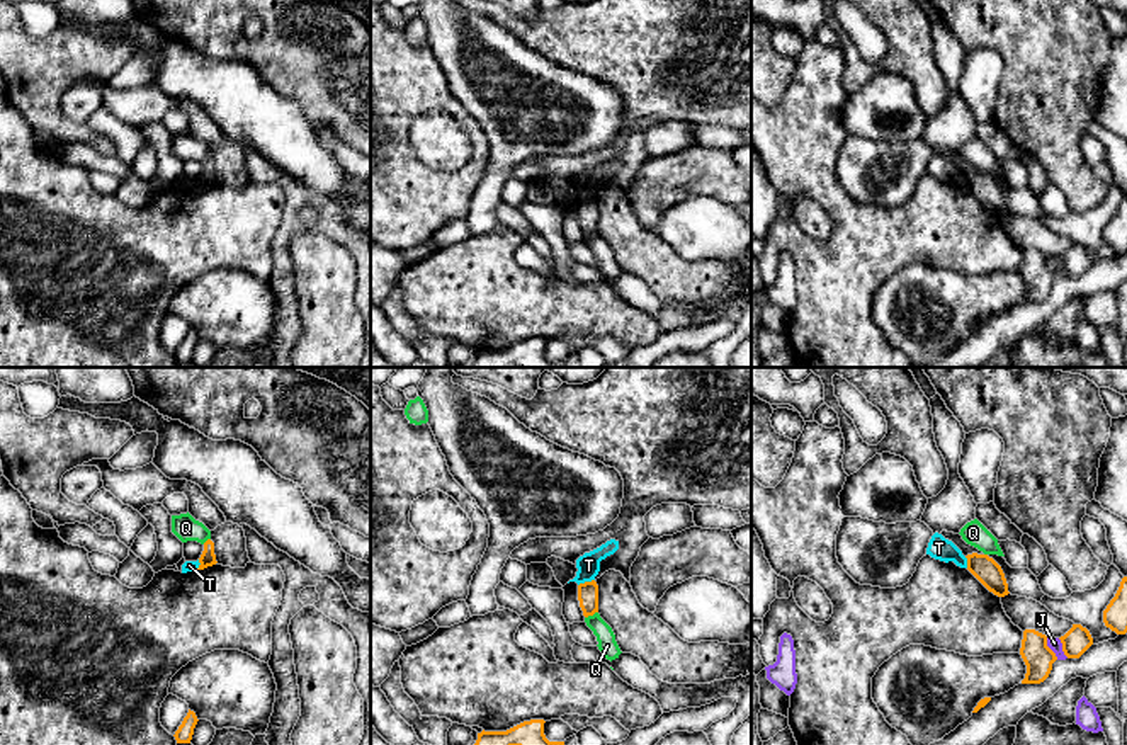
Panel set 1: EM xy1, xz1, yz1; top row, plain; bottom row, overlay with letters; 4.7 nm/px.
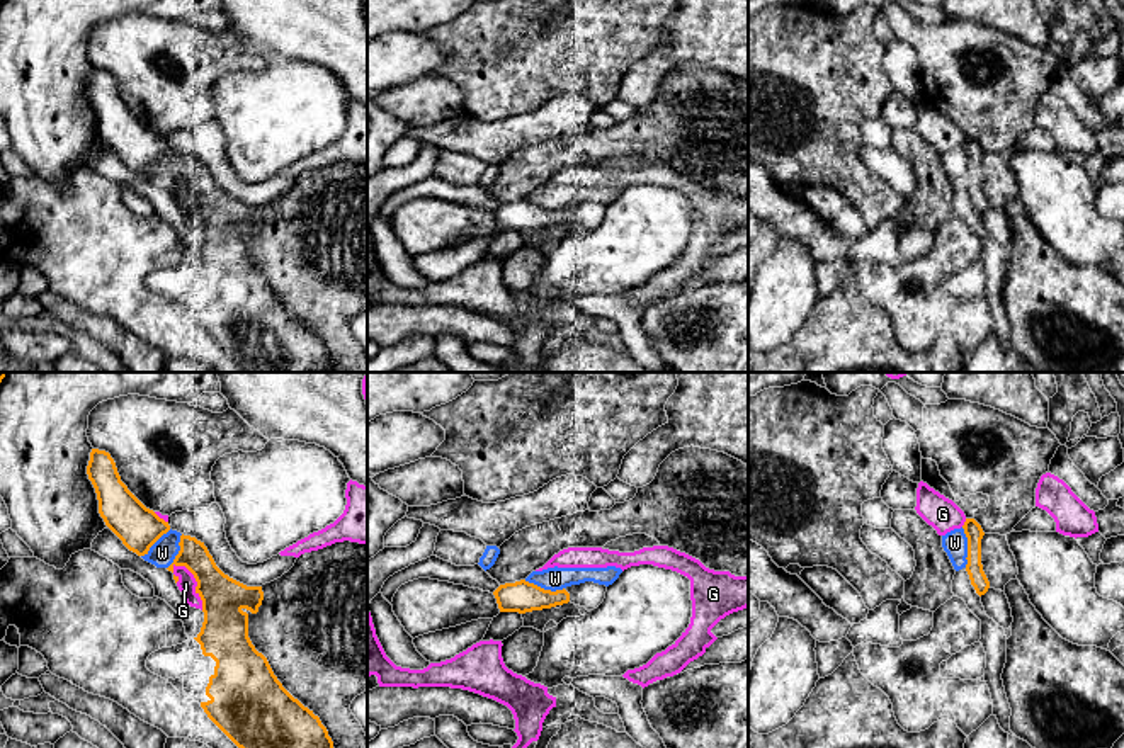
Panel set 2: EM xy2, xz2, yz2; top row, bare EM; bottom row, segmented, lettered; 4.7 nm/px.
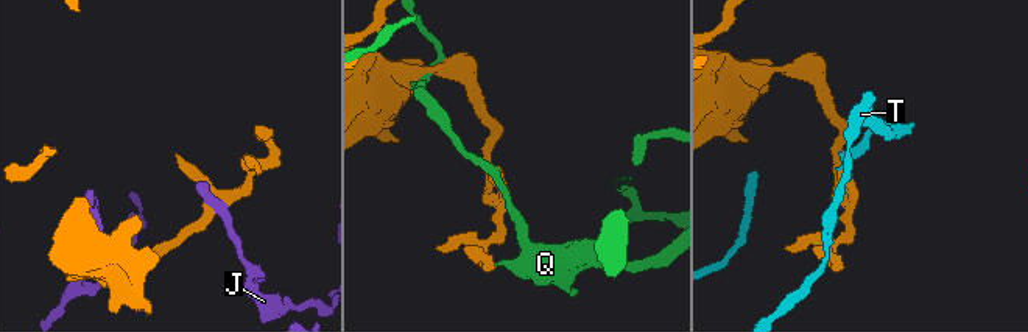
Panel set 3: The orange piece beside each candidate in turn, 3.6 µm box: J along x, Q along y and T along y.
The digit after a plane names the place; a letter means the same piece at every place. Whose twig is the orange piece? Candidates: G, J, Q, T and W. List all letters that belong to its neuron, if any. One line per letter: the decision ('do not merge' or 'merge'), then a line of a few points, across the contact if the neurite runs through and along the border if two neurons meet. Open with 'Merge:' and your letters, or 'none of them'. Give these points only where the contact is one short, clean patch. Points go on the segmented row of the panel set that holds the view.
Merge: none of them
G: do not merge
J: do not merge | yz1 (1046, 638), (1046, 643), (1058, 659)
Q: do not merge
T: do not merge | xz1 (594, 579), (578, 585)
W: do not merge

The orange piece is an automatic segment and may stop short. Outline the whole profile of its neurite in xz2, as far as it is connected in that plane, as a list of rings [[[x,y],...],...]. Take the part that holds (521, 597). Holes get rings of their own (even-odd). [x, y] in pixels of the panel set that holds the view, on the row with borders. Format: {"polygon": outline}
{"polygon": [[[525,580],[500,585],[493,592],[500,614],[493,617],[481,641],[503,641],[524,627],[522,615],[532,610],[551,609],[570,602],[570,593],[563,590],[544,590]]]}

